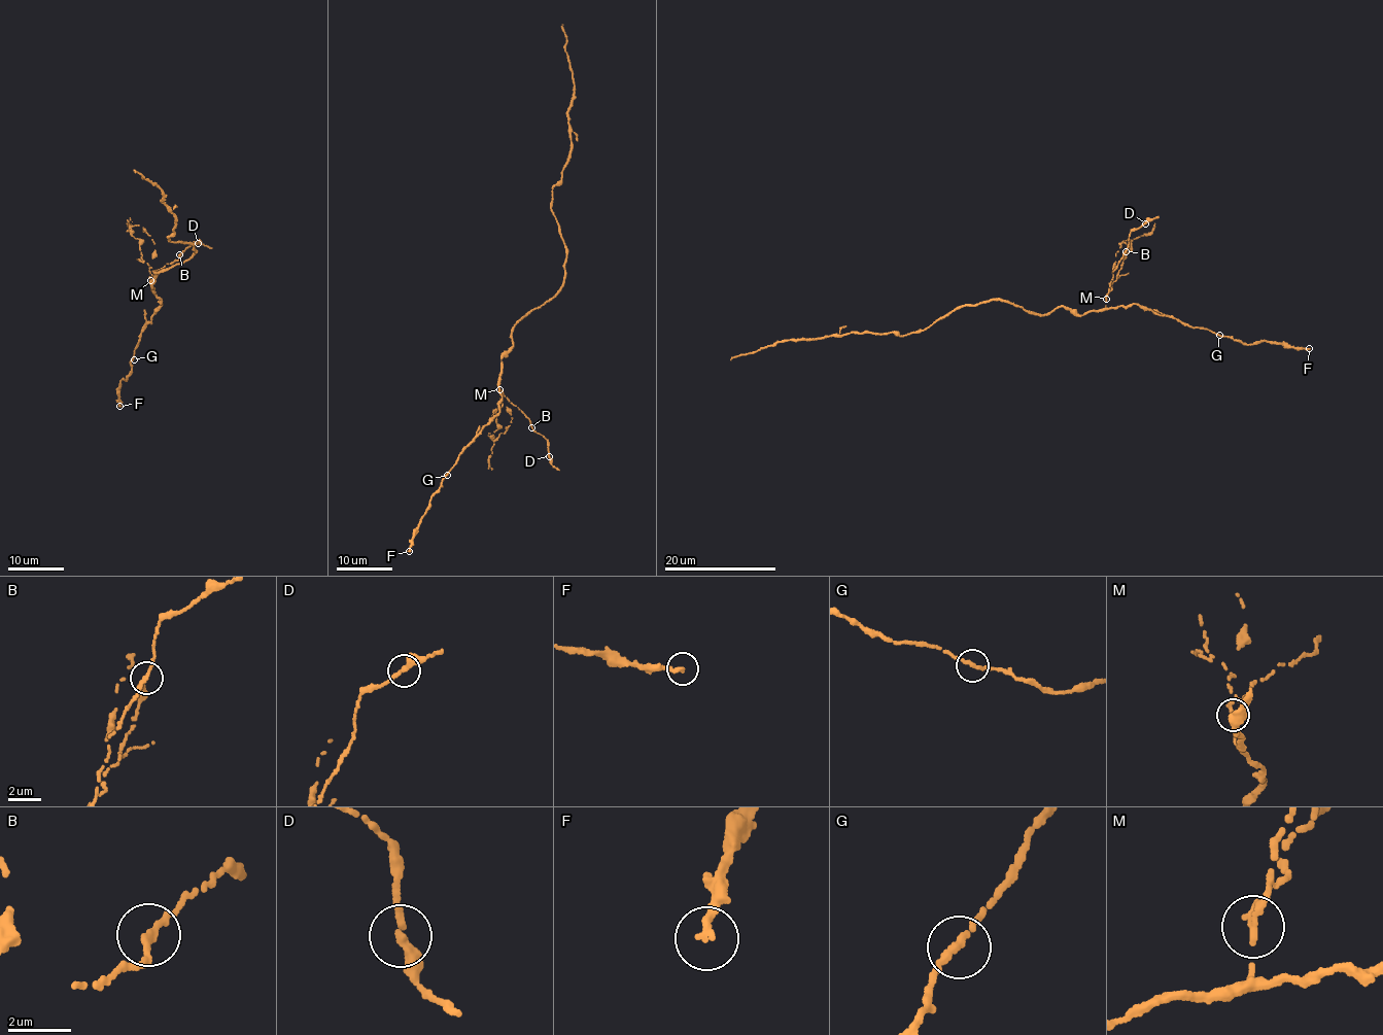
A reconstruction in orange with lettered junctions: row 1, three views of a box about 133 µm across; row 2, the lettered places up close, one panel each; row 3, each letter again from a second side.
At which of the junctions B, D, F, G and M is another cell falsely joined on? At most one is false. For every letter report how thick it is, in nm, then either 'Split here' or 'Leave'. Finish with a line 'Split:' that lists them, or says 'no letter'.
B: Thickness 240 nm. Leave
D: Thickness 320 nm. Leave
F: Thickness 280 nm. Leave
G: Thickness 240 nm. Leave
M: Thickness 240 nm. Split here
Split: M

